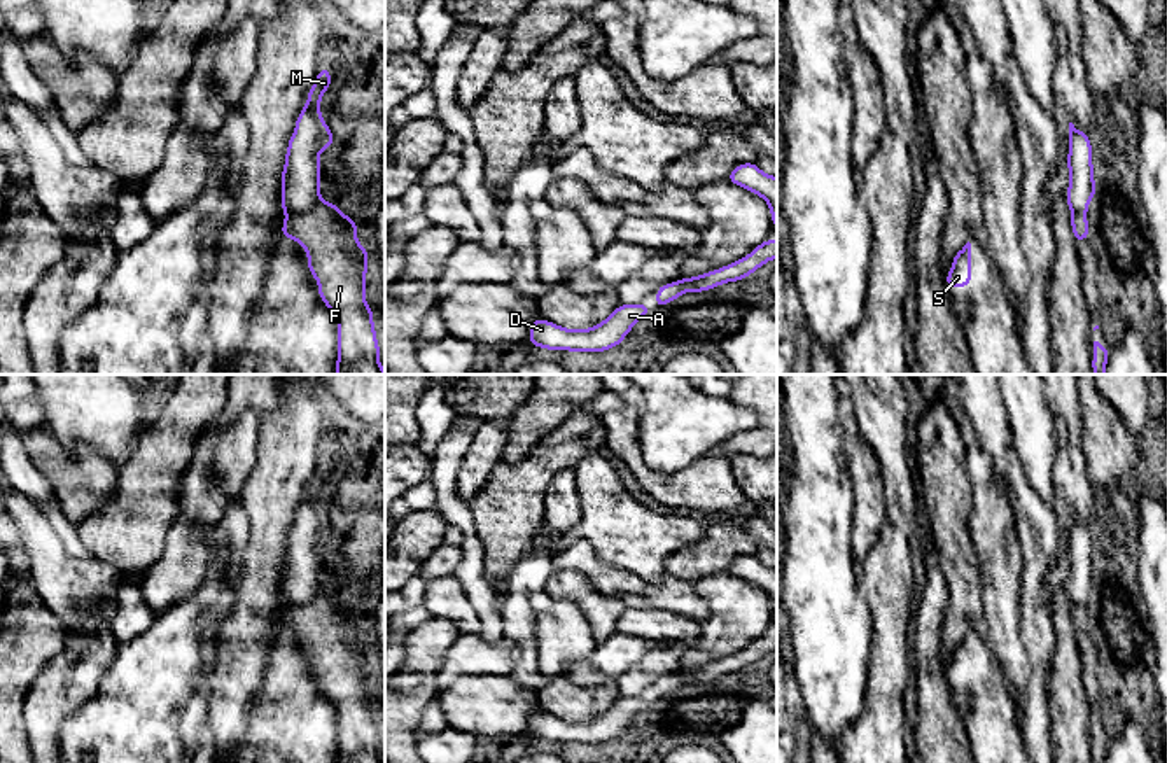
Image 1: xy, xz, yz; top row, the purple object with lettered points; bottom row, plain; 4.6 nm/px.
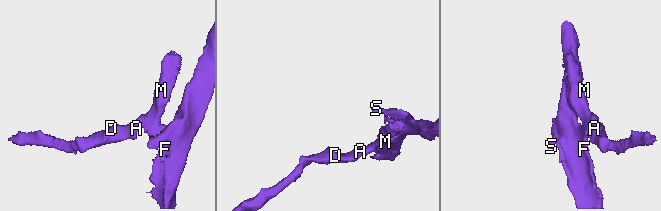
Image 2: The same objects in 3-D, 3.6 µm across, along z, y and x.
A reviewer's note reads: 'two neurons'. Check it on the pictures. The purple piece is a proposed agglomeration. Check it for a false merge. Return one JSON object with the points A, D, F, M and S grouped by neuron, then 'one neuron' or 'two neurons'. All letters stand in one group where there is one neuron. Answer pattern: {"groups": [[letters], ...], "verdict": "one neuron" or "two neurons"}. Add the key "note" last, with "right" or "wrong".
{"groups": [["A", "D", "M"], ["F", "S"]], "verdict": "two neurons", "note": "right"}

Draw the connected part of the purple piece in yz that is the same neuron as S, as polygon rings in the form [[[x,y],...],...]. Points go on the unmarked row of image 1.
[[[968,634],[954,649],[952,662],[945,668],[947,679],[971,677],[971,635]]]

